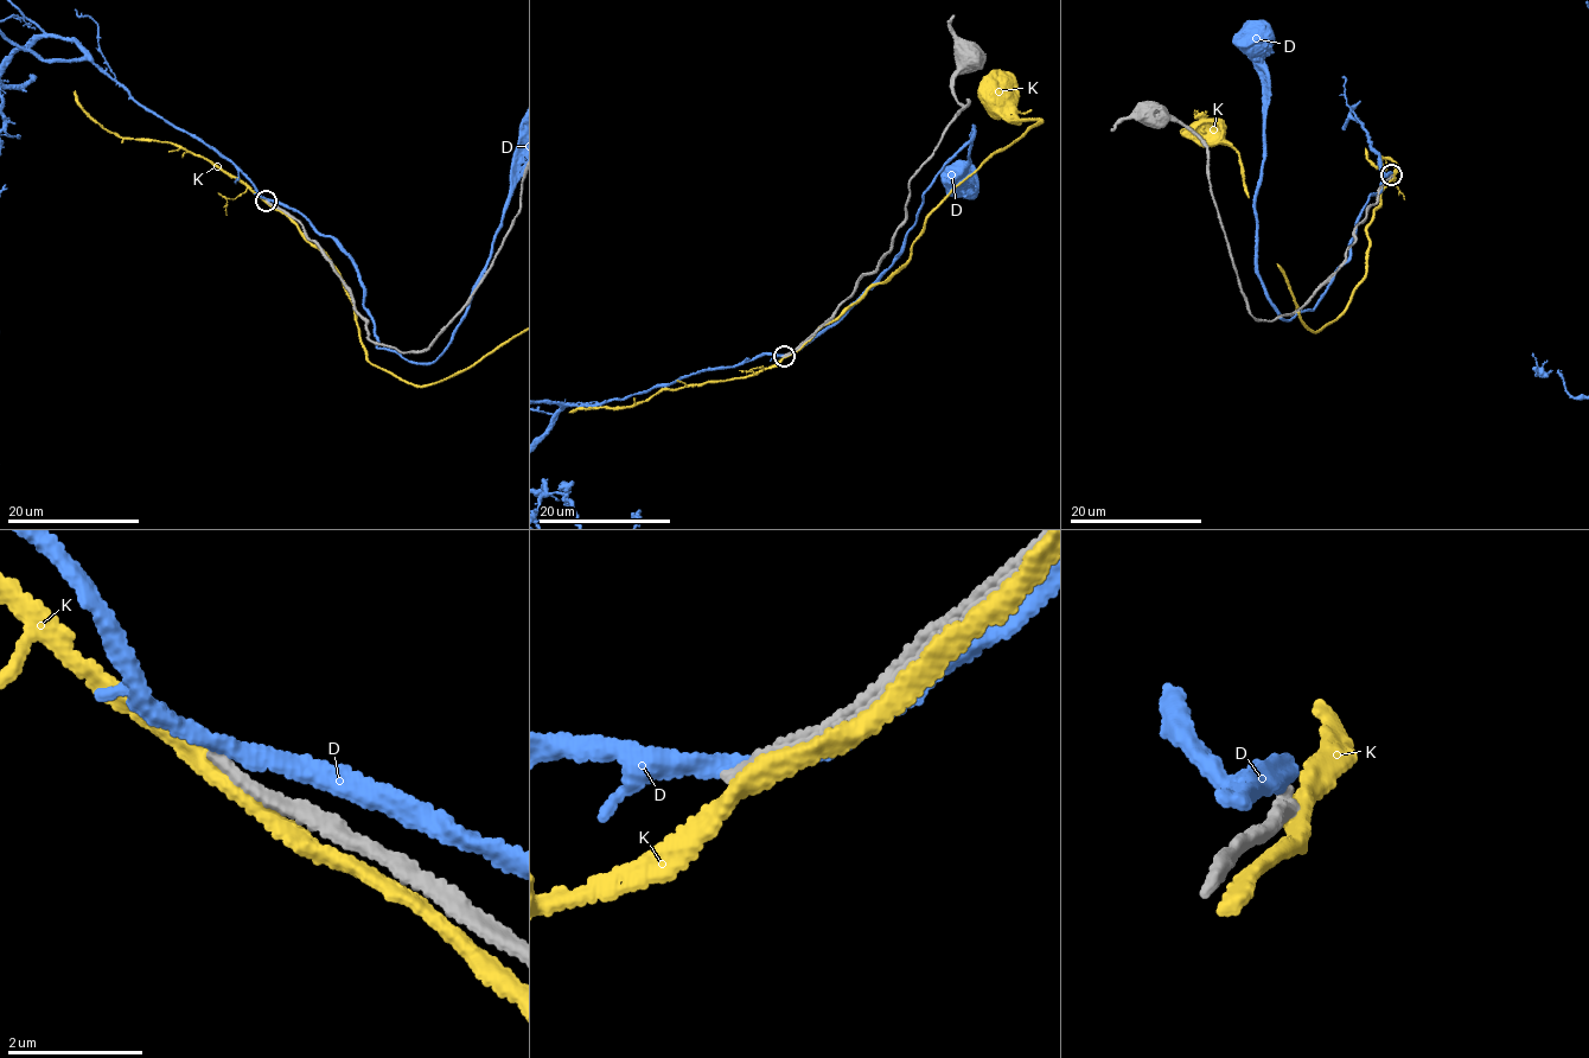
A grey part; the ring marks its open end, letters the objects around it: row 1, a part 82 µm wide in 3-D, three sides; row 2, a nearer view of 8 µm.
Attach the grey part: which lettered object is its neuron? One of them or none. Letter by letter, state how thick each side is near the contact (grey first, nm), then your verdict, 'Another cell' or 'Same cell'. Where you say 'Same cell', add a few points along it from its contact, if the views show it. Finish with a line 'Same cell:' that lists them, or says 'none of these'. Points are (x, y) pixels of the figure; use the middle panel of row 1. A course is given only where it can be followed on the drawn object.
D: Thickness 200 nm (grey) against 240 nm. Another cell
K: Thickness 280 nm (grey) against 260 nm. Another cell
Same cell: none of these

